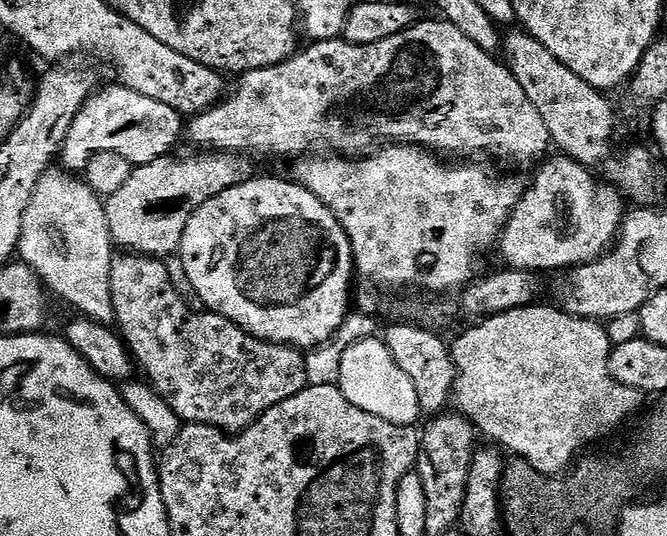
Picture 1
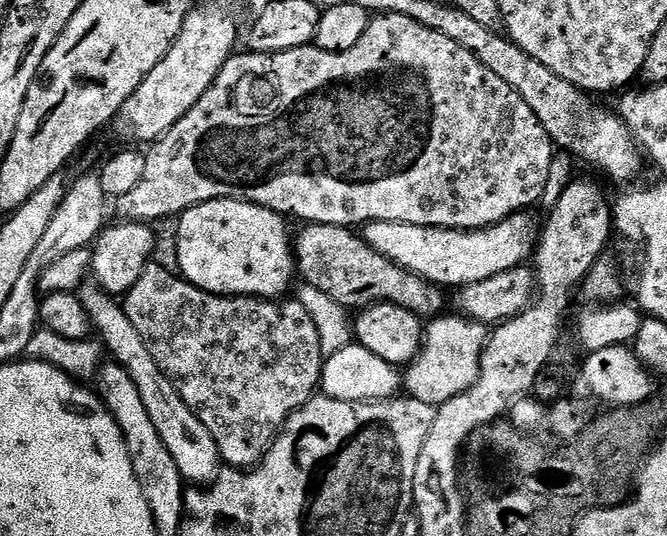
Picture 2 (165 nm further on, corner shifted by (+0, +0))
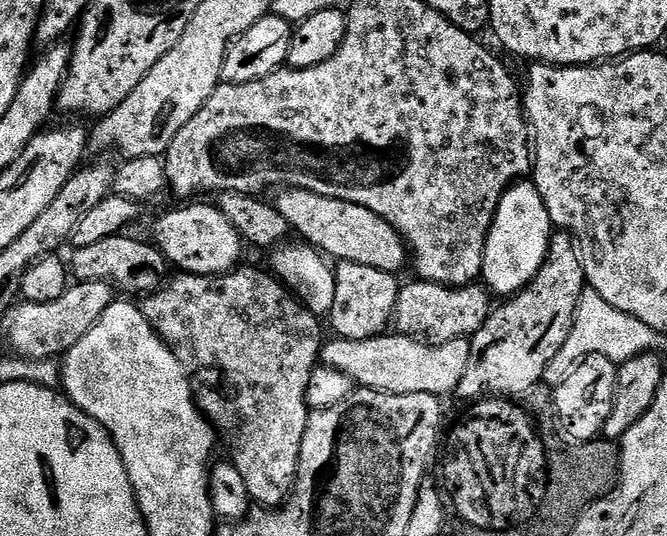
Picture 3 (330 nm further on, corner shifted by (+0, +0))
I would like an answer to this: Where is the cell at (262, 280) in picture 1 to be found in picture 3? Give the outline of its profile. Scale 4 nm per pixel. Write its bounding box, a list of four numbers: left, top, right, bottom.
[154,202,242,276]

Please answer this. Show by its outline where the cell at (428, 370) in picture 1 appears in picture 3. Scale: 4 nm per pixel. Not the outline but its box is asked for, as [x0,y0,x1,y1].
[330,261,401,340]

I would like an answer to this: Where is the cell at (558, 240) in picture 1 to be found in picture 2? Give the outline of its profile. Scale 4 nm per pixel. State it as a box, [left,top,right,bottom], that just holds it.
[362,211,538,290]

